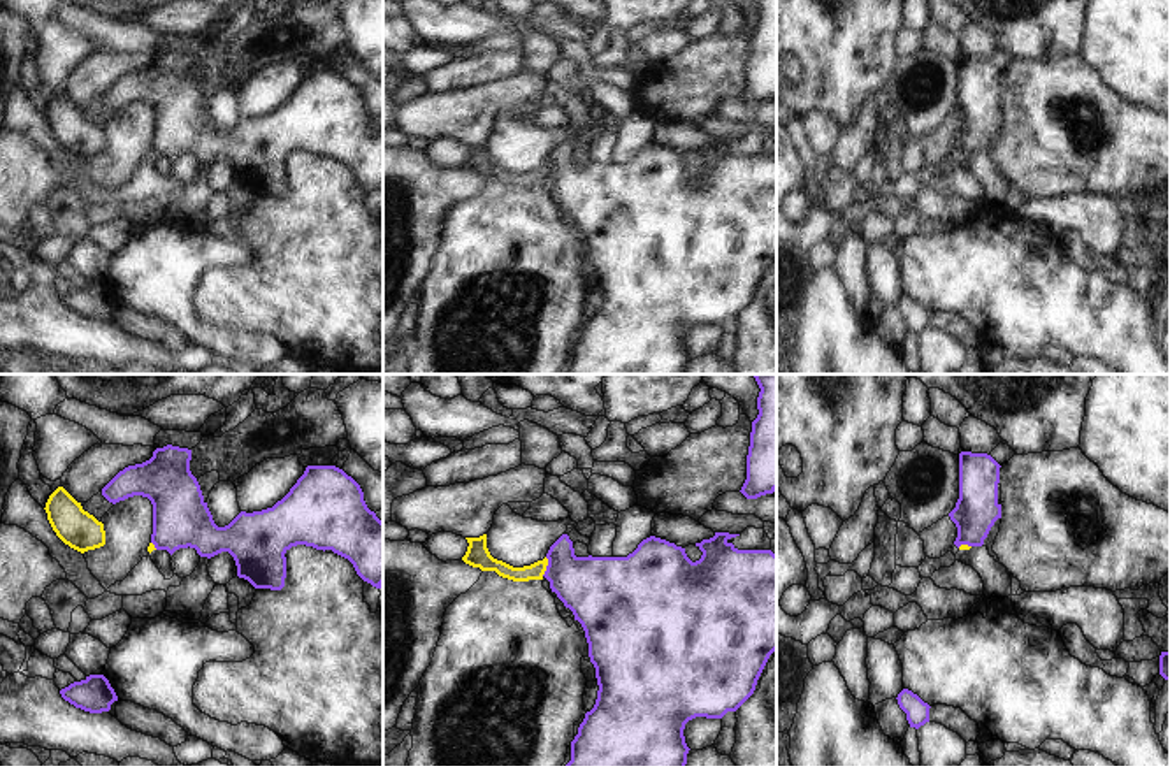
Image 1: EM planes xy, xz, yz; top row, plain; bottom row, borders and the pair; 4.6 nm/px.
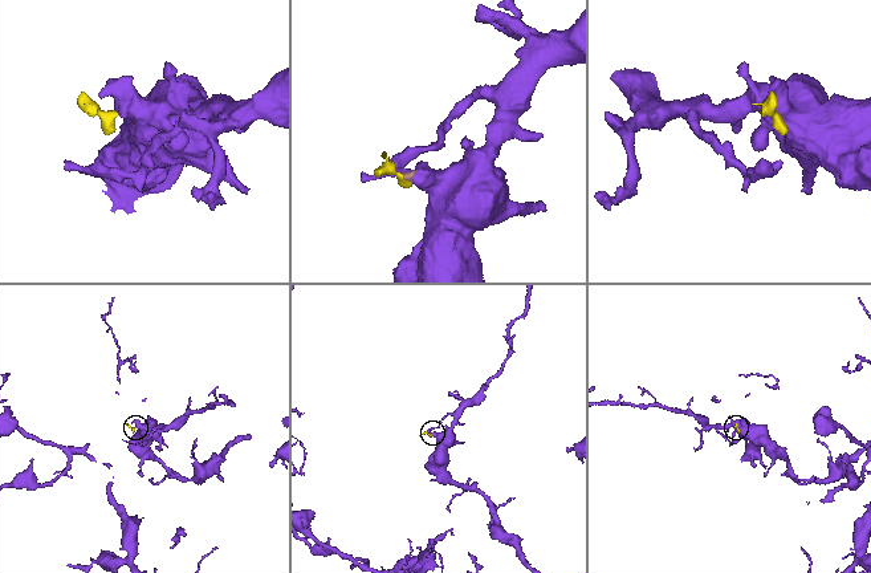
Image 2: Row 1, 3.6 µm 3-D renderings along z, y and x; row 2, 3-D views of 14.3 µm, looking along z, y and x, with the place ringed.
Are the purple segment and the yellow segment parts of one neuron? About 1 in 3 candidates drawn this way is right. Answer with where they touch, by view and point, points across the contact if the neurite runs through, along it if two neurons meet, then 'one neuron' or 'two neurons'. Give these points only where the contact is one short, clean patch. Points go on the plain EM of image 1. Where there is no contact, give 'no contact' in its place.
xz (547, 173) | along xz (547, 164), (547, 174), (541, 181) | two neurons

